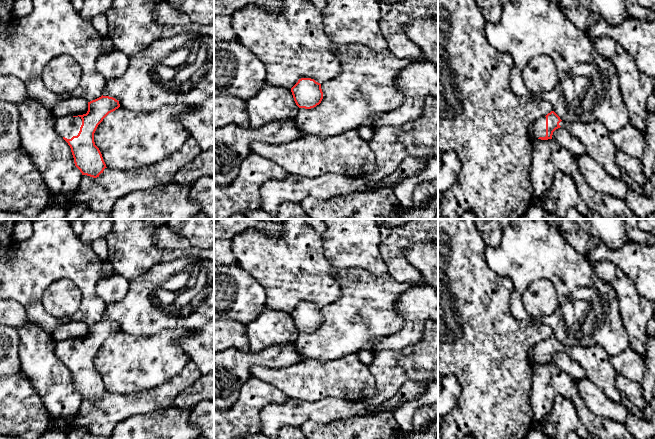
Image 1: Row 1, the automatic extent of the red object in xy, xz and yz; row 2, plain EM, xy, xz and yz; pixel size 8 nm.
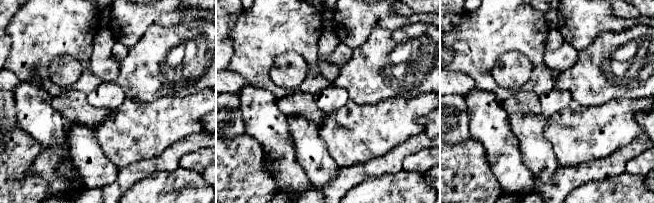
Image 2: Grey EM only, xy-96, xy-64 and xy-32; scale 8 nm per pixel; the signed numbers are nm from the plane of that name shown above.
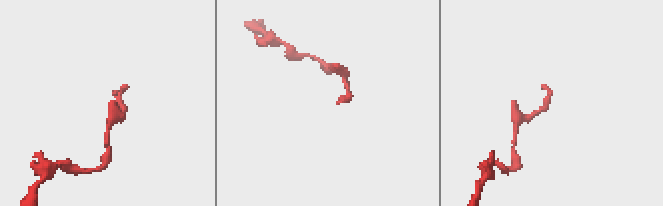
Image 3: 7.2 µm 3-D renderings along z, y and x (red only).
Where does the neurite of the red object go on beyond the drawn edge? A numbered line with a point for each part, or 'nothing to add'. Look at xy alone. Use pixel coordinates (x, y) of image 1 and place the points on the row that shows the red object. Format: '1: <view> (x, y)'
1: xy (68, 126)

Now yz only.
1: yz (539, 127)

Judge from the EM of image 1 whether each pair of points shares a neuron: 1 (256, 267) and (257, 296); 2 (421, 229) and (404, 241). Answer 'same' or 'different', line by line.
1: different
2: same

